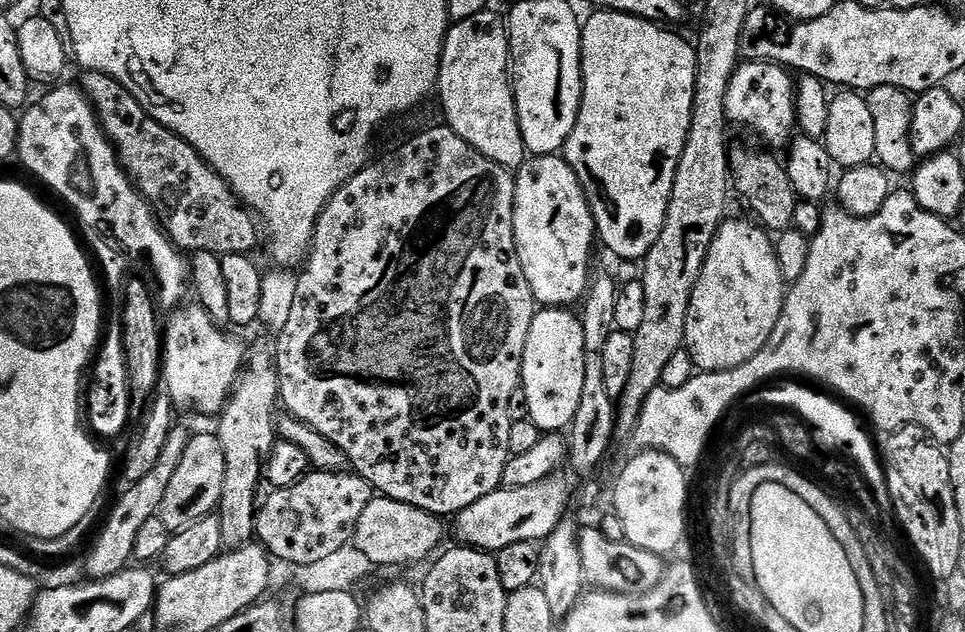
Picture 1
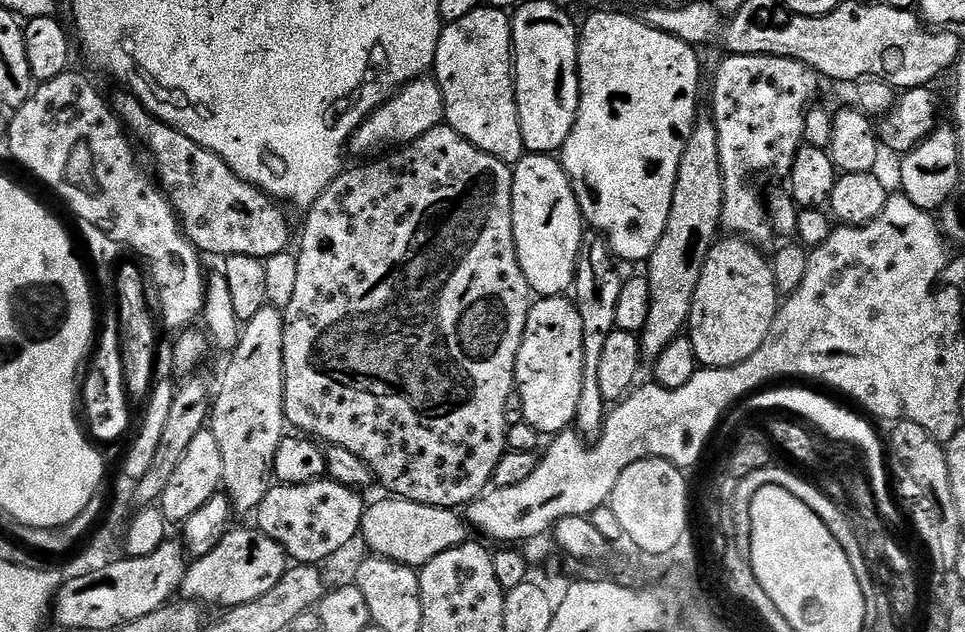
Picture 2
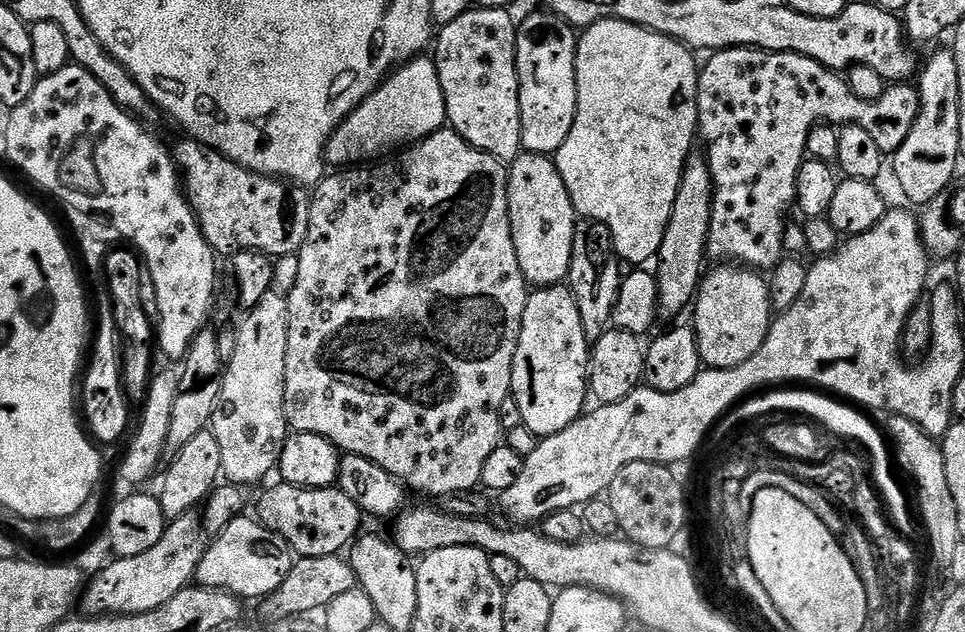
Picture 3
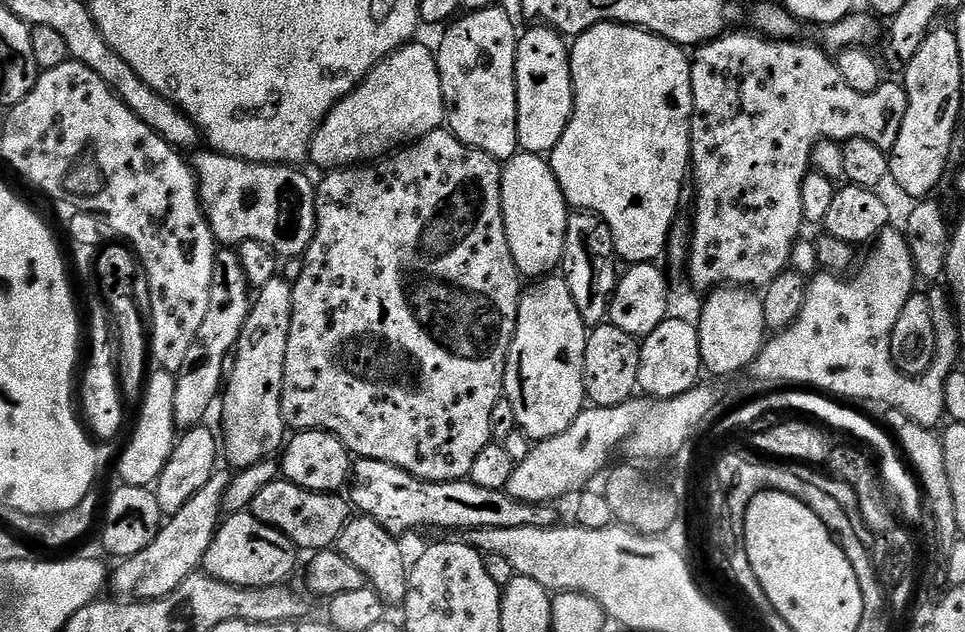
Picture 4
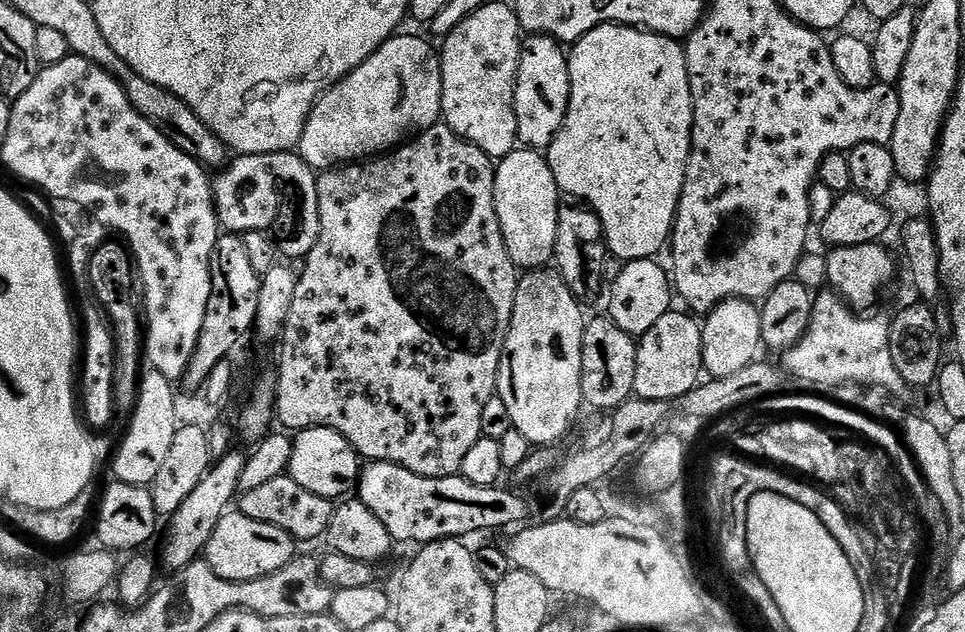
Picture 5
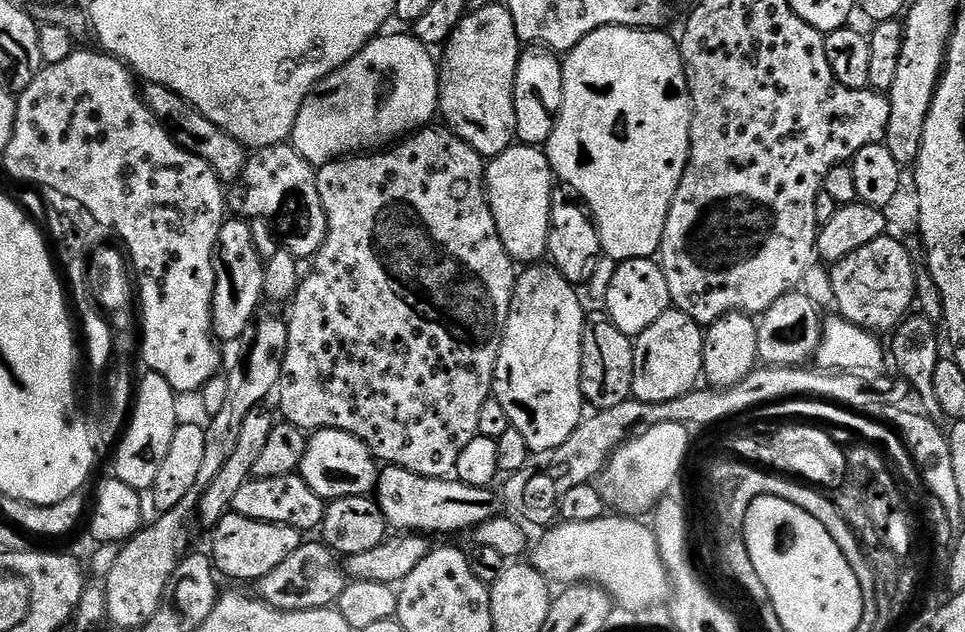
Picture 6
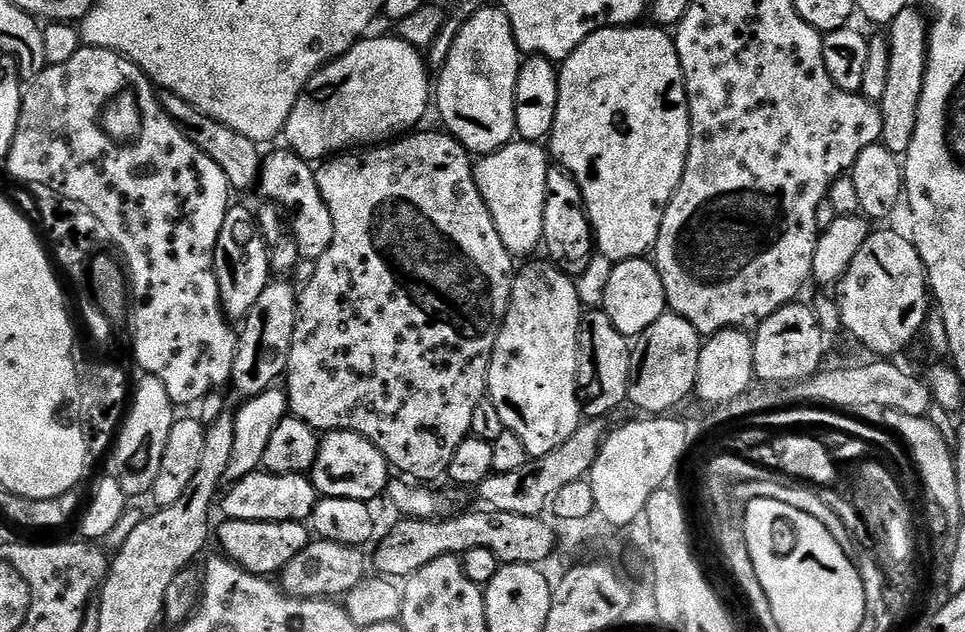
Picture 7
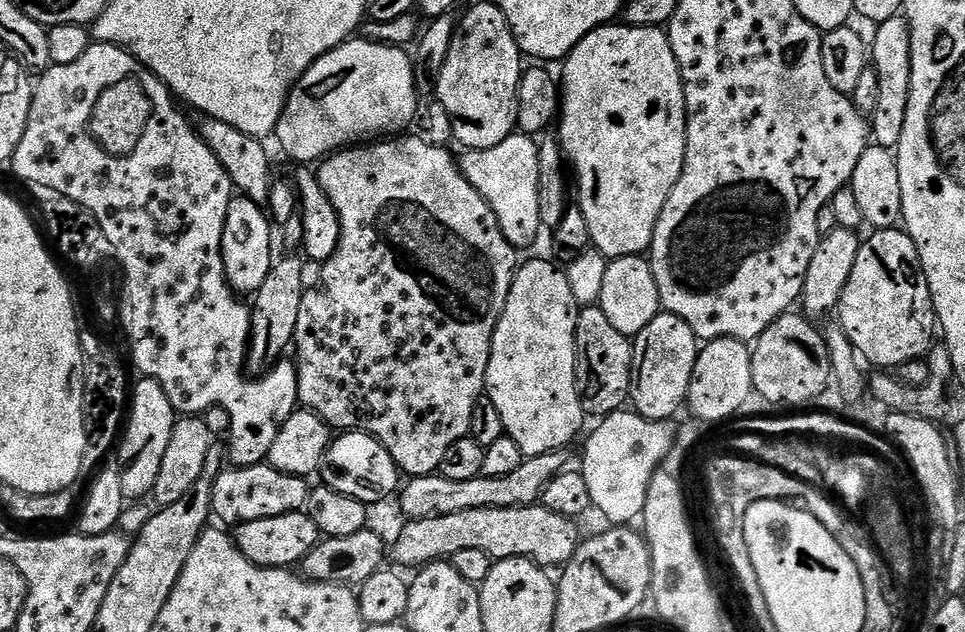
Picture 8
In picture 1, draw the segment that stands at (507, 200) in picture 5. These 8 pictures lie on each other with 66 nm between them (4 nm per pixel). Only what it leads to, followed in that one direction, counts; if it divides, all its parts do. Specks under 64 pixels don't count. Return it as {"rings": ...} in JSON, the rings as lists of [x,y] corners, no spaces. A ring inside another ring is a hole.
{"rings":[[[563,155],[554,156],[532,156],[525,159],[524,164],[515,173],[516,189],[514,190],[514,234],[516,235],[516,253],[518,262],[522,262],[522,274],[526,274],[526,282],[530,282],[530,290],[534,294],[537,305],[545,308],[568,308],[572,303],[583,301],[585,292],[588,289],[590,270],[588,267],[592,264],[592,243],[597,243],[596,223],[592,217],[592,211],[588,205],[588,200],[584,197],[582,186],[574,174],[572,167],[568,165]]]}

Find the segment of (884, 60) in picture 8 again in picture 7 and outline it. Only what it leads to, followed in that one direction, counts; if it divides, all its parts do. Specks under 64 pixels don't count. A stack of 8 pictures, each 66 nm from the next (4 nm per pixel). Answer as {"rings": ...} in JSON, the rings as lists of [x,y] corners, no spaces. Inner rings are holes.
{"rings":[[[909,6],[894,18],[887,29],[888,37],[888,73],[882,98],[878,102],[882,114],[881,141],[895,156],[903,157],[914,136],[914,126],[918,116],[918,102],[922,98],[924,71],[928,65],[928,29],[929,21],[919,7]]]}

